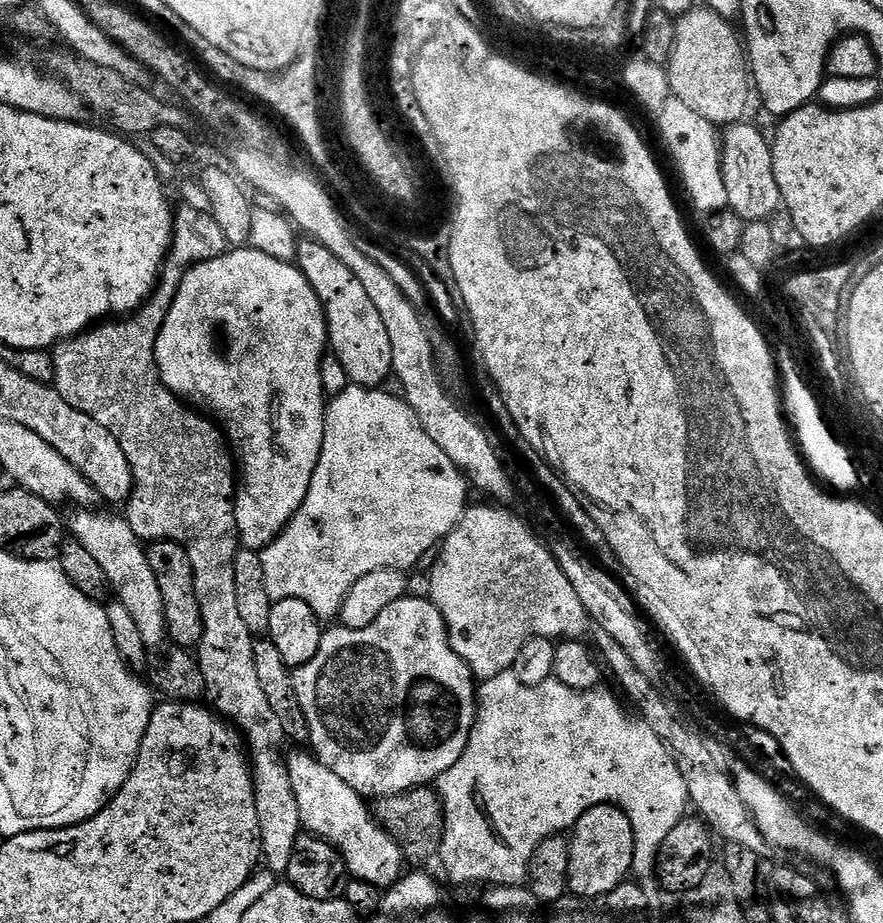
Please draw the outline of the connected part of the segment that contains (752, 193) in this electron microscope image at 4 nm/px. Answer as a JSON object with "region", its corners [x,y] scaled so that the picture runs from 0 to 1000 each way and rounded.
{"region":[[[836,132],[828,135],[818,147],[817,182],[822,200],[826,226],[835,231],[846,242],[869,239],[887,217],[877,193],[873,155],[861,145],[860,141],[847,134]]]}

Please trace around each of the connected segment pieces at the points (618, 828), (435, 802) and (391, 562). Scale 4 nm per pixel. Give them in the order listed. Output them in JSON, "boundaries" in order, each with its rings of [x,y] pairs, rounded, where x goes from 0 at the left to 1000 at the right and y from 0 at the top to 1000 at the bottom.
{"boundaries":[[[[678,871],[664,878],[659,886],[655,886],[651,897],[647,898],[643,910],[643,966],[649,972],[663,971],[666,975],[673,974],[674,971],[686,972],[701,958],[712,952],[716,945],[716,932],[719,930],[719,912],[713,886],[696,871]]],[[[477,852],[445,862],[431,862],[425,871],[426,892],[453,918],[463,937],[480,938],[484,932],[495,931],[498,914],[503,911],[503,872],[498,870],[497,861],[488,853]]],[[[394,418],[394,421],[382,431],[381,434],[370,439],[367,449],[367,478],[365,479],[365,492],[360,496],[360,505],[353,515],[351,531],[342,544],[342,548],[331,558],[320,576],[298,595],[294,608],[301,626],[301,639],[307,644],[309,651],[341,650],[350,659],[354,668],[370,674],[379,668],[385,662],[385,657],[396,635],[410,626],[410,622],[419,622],[424,618],[434,615],[452,615],[463,618],[489,592],[490,594],[502,586],[504,581],[513,575],[518,568],[529,555],[530,544],[528,535],[532,533],[529,519],[521,507],[514,505],[510,496],[497,486],[496,481],[487,475],[482,466],[478,466],[478,459],[469,449],[461,434],[451,429],[434,429],[434,424],[407,418]]]]}

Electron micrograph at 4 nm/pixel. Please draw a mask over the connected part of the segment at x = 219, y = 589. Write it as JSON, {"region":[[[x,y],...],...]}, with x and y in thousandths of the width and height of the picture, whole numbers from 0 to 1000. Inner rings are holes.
{"region":[[[200,224],[195,241],[195,267],[181,293],[181,301],[177,304],[172,320],[153,339],[136,347],[140,355],[122,354],[122,360],[113,360],[110,354],[105,354],[109,364],[103,364],[101,359],[95,360],[100,368],[79,364],[67,369],[58,382],[61,388],[63,425],[70,427],[79,440],[106,453],[111,462],[120,462],[120,466],[129,470],[134,483],[138,483],[143,501],[147,501],[149,535],[143,546],[143,562],[152,579],[160,587],[196,585],[213,597],[215,613],[220,618],[220,639],[224,644],[224,657],[229,665],[229,689],[220,703],[224,727],[231,736],[234,753],[240,753],[239,762],[266,785],[283,816],[290,855],[290,881],[294,892],[292,919],[298,935],[299,932],[304,935],[300,936],[302,944],[322,947],[328,938],[328,925],[333,925],[333,912],[342,904],[340,879],[326,837],[324,815],[320,815],[324,801],[319,783],[310,774],[292,739],[288,688],[270,666],[265,618],[260,618],[260,600],[268,598],[251,598],[254,592],[263,589],[256,587],[260,585],[260,579],[267,579],[267,559],[256,557],[258,548],[254,542],[233,542],[247,540],[247,527],[240,524],[249,520],[251,514],[245,514],[245,509],[220,509],[220,501],[232,501],[236,495],[242,498],[247,496],[247,501],[251,498],[247,485],[245,490],[227,490],[231,498],[220,498],[220,492],[237,480],[247,483],[247,479],[253,479],[256,472],[253,467],[242,472],[246,460],[239,454],[228,459],[216,441],[199,446],[197,436],[203,436],[205,430],[196,427],[183,414],[177,391],[179,362],[188,349],[188,340],[202,319],[210,295],[222,286],[247,280],[259,269],[256,254],[240,235],[239,229]],[[206,449],[208,457],[213,451],[213,459],[204,459]],[[199,455],[204,459],[202,464],[208,462],[204,472],[197,470],[202,468],[202,464],[195,462]],[[194,490],[208,490],[208,494],[195,494],[191,498],[190,492]],[[182,502],[189,505],[183,512],[179,510]],[[217,527],[224,529],[224,535],[217,535]],[[206,557],[224,559],[224,563],[204,563]]]}

